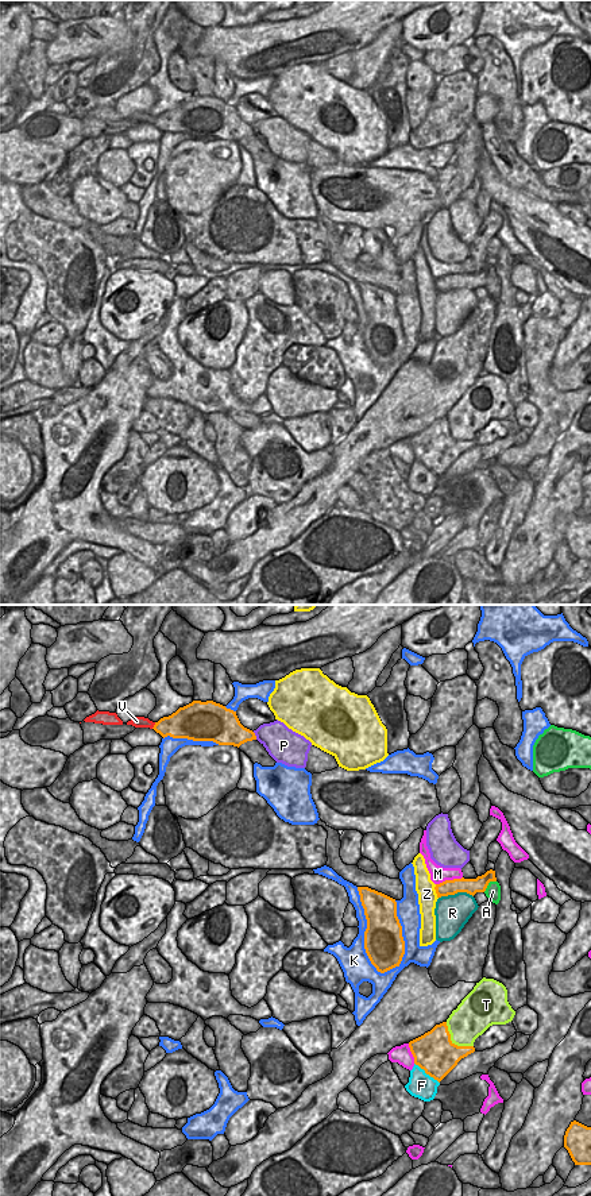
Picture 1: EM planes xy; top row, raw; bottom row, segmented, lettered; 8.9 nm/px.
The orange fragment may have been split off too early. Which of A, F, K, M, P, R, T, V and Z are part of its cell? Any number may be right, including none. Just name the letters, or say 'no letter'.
V

